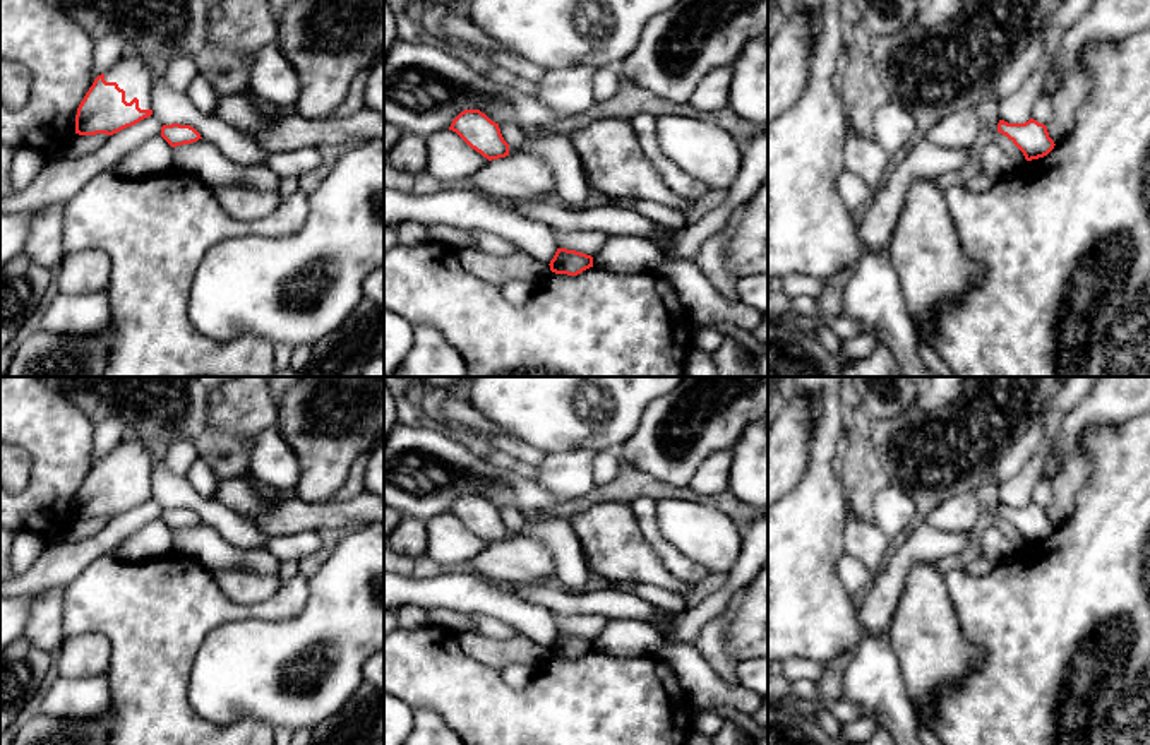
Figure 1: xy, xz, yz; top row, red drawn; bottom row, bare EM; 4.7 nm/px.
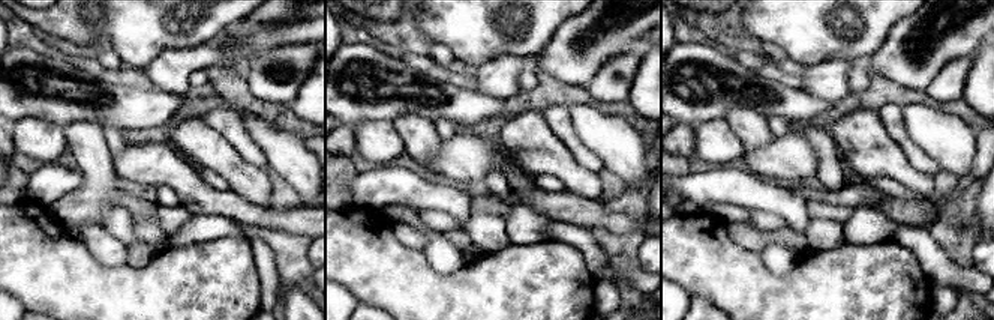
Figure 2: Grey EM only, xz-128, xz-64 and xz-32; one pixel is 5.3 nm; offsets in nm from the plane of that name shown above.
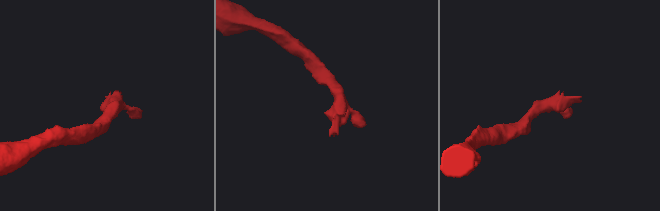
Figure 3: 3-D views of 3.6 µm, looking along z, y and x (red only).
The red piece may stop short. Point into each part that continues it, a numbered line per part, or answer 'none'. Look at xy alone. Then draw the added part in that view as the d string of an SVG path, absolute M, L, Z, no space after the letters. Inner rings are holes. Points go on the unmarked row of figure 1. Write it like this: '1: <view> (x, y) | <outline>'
1: xy (134, 459) | M122 440L105 456L106 466L117 466L125 474L125 485L139 483L141 493L151 493L153 452L137 440Z

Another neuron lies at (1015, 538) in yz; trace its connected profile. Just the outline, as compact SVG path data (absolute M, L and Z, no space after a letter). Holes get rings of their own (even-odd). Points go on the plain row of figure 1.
M996 517L994 526L1009 539L1015 550L1021 550L1025 546L1023 536L1003 517Z

